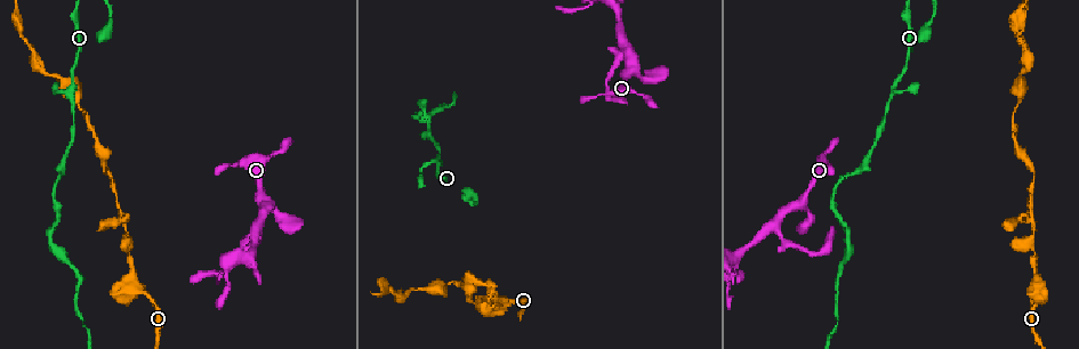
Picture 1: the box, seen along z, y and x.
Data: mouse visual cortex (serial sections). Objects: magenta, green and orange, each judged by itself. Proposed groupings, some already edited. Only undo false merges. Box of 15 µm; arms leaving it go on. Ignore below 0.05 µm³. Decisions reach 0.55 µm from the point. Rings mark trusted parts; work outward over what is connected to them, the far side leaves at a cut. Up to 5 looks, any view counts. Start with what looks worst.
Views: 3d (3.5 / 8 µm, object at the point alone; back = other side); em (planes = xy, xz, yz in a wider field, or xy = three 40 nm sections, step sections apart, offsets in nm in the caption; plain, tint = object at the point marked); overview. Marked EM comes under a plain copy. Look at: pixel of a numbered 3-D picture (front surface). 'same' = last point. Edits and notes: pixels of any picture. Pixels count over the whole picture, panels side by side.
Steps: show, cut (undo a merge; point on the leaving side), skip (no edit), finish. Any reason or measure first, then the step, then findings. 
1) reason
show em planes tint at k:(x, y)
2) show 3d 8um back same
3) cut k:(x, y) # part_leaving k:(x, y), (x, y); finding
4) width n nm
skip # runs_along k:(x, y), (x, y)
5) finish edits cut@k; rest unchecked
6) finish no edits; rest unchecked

sharp bend
show 3d 3.5um at 1:(127, 291)

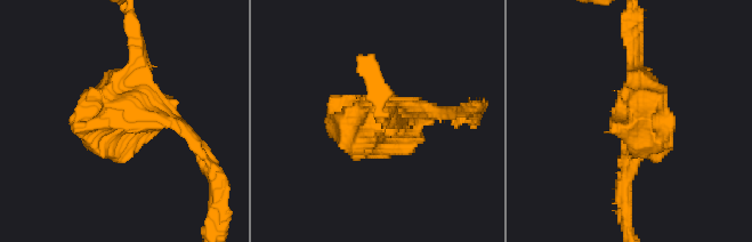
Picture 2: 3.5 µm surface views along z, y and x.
shape alone is not enough
show em xy step 2 tint at 2:(126, 110)

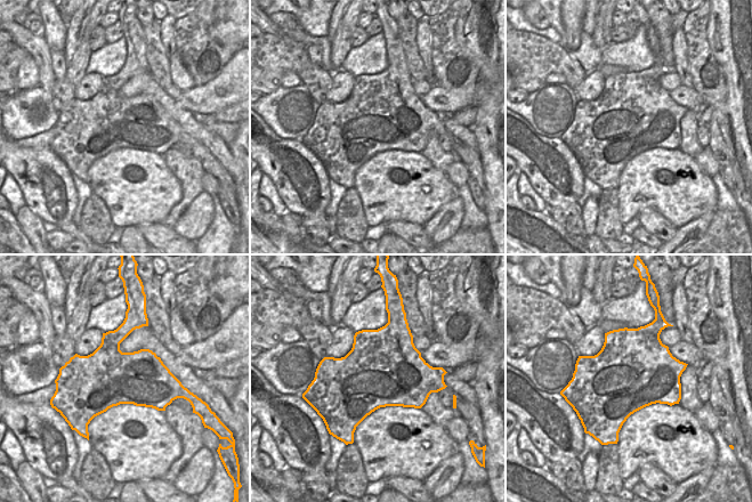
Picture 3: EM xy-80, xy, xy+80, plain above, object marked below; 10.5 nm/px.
skip # one cell here

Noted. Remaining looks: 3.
three arms meet
show 3d 3.5um at 1:(1032, 218)

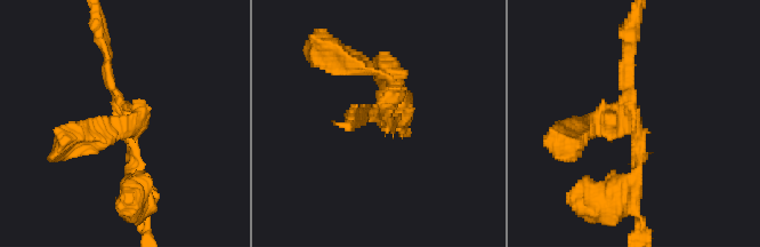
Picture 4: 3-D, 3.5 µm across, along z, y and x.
show em xy step 1 tint at 4:(633, 126)

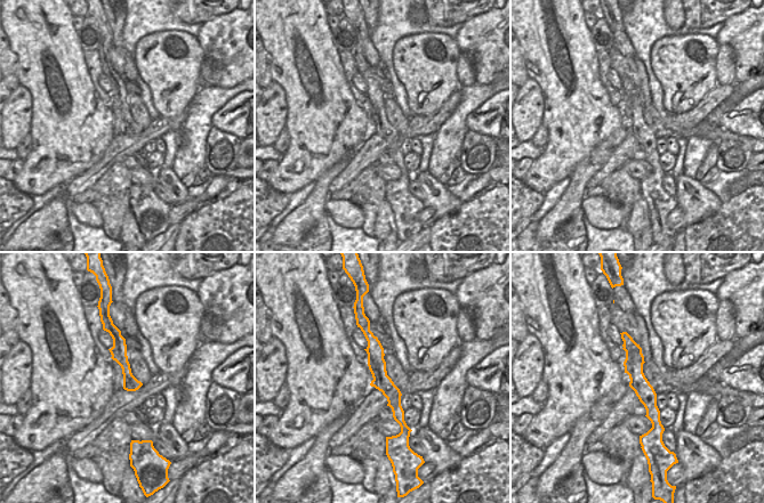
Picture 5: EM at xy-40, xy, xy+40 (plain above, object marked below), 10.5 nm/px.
width 190 nm
skip # runs_along 4:(142, 196), (106, 55); continuous, no second cell

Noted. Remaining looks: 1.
finish no edits; rest unchecked

